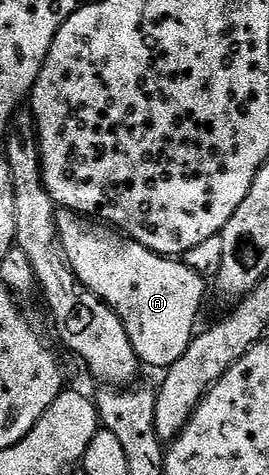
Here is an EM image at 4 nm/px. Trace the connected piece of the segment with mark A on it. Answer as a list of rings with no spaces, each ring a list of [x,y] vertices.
[[[57,211],[56,234],[72,273],[88,287],[89,292],[104,301],[114,314],[118,314],[141,365],[148,367],[149,364],[152,368],[167,370],[171,364],[178,362],[178,358],[182,358],[182,354],[186,354],[197,331],[196,319],[200,316],[200,306],[204,302],[204,280],[194,269],[180,264],[184,262],[179,259],[159,256],[137,240],[130,240],[119,231],[93,222],[78,212]]]

